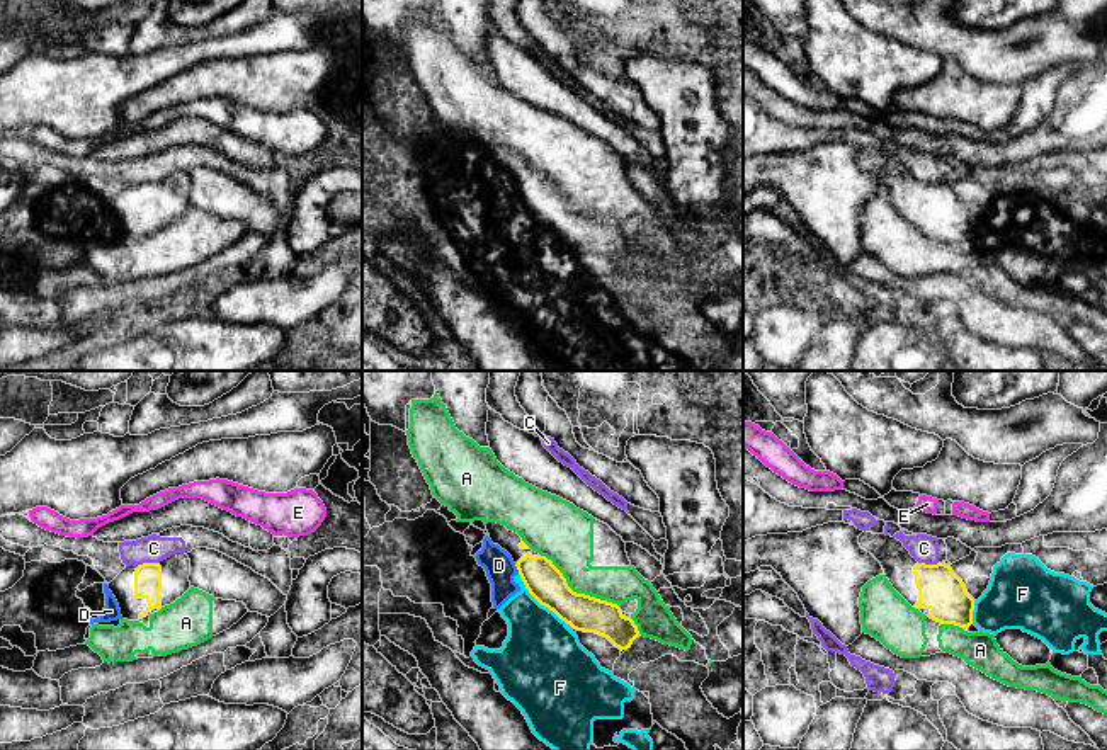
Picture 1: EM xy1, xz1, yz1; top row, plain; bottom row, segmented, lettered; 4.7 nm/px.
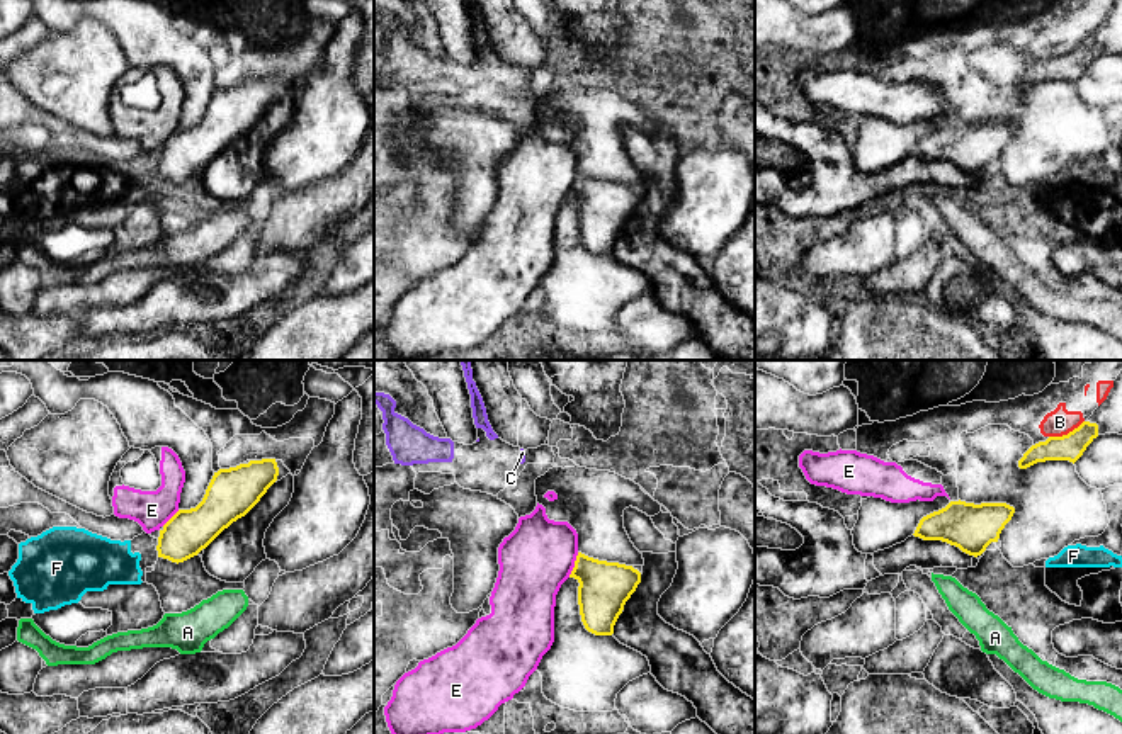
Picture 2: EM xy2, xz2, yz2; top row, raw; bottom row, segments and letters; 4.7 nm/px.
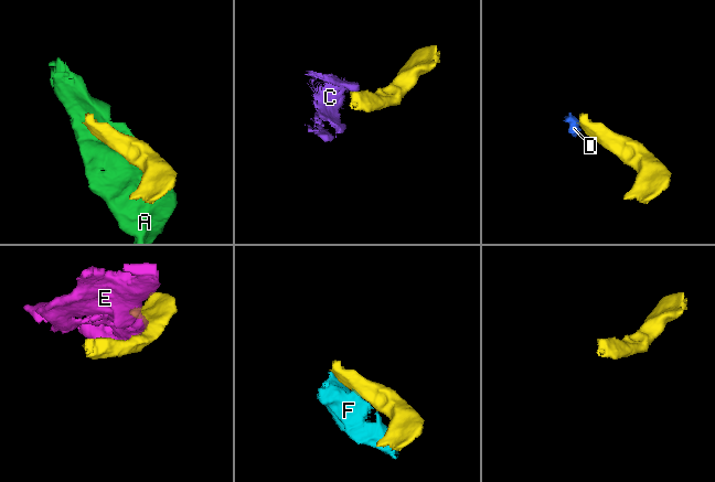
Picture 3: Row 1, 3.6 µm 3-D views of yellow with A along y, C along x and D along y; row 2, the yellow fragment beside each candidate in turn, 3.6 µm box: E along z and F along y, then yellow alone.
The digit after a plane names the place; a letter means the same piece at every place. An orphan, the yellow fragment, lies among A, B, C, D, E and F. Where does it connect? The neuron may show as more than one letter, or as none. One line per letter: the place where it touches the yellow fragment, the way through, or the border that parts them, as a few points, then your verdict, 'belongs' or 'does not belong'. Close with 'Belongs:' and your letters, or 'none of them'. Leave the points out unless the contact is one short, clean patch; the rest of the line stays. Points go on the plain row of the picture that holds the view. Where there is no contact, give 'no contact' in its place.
A: meets yellow in xz1 at (575, 211); does not belong
B: meets yellow in yz2 at (1068, 53); border along yz2 (1083, 39), (1066, 53), (1049, 56); does not belong
C: meets yellow in xy1 at (148, 182); border along xy1 (158, 181), (143, 181), (140, 184); does not belong
D: meets yellow in xz1 at (517, 187); border along xz1 (514, 184), (519, 193); does not belong
E: meets yellow in xz2 at (575, 184); border along xz2 (578, 172), (568, 196); does not belong
F: meets yellow in xz1 at (539, 221); does not belong
Belongs: none of them

